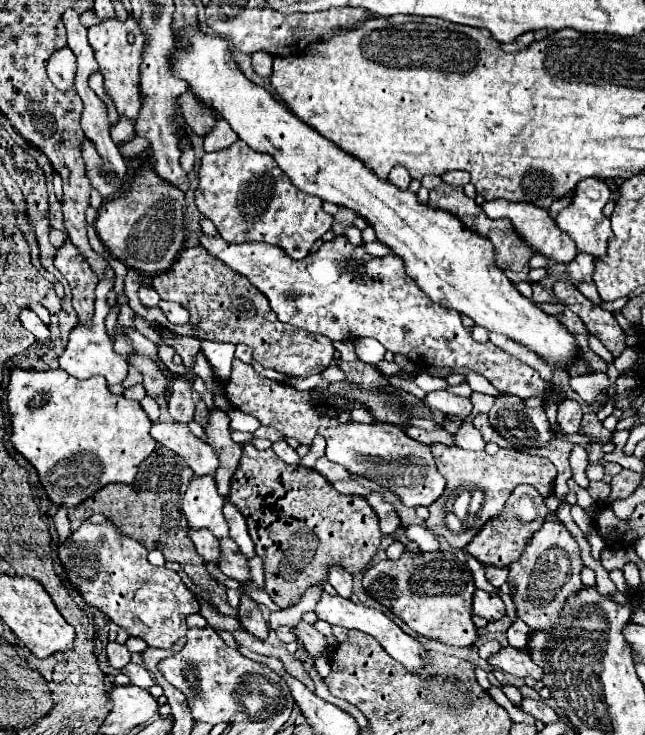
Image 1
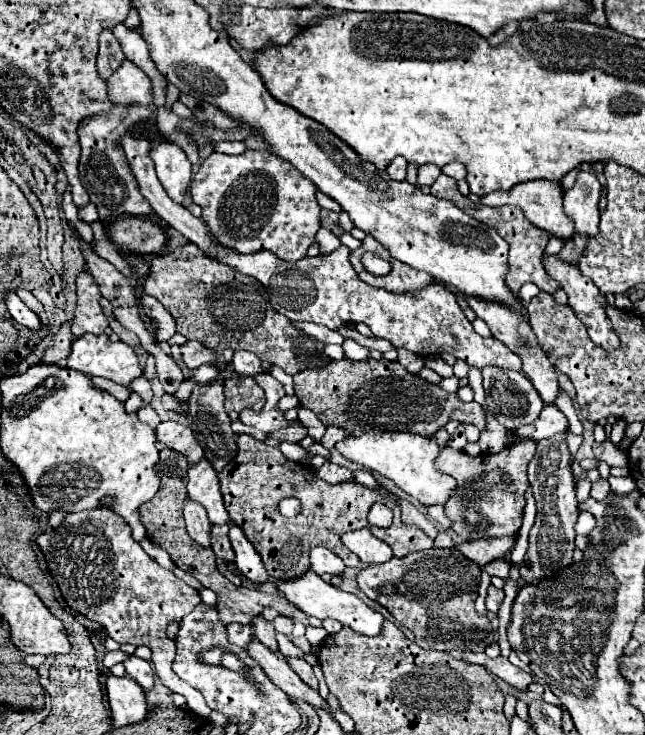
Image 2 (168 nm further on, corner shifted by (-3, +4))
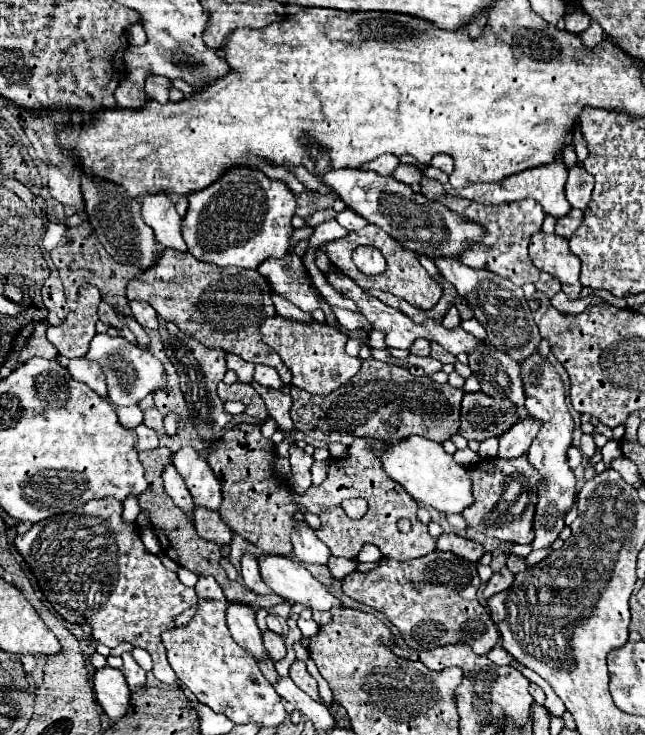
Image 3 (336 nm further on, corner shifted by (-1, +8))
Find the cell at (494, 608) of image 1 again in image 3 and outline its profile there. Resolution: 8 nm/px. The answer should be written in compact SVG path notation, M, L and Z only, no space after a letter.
M505 567L505 569L501 569L501 571L497 571L497 573L493 573L493 577L487 581L487 587L485 587L485 597L491 597L493 593L501 593L501 591L505 591L511 583L513 583L513 573L509 571L509 567Z

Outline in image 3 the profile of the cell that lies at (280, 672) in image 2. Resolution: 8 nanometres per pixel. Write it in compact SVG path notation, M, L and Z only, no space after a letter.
M229 603L227 605L227 627L231 631L231 637L253 657L257 659L269 659L263 641L261 631L255 623L255 609L243 603Z

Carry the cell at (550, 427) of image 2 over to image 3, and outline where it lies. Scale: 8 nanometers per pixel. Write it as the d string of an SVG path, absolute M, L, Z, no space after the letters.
M525 417L517 425L513 425L513 429L509 429L503 437L499 437L497 457L499 459L513 459L513 457L525 455L531 441L535 439L539 427L541 427L541 423L533 421L531 417Z

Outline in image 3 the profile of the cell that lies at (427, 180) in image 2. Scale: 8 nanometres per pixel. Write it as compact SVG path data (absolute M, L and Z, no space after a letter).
M399 165L395 171L393 171L393 177L397 181L403 181L403 183L419 183L423 179L423 173L421 169L417 169L415 165Z

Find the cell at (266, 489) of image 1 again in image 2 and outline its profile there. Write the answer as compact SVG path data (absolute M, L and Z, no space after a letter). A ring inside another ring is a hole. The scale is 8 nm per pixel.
M239 435L237 447L237 457L219 473L221 493L229 511L229 521L237 523L245 531L247 539L261 555L269 579L283 577L285 581L287 577L301 577L307 573L311 569L309 551L317 545L335 551L347 567L357 567L361 561L355 553L345 549L341 535L363 527L369 527L371 533L377 533L381 541L387 541L395 557L405 557L411 551L425 551L433 547L433 539L427 537L419 527L405 525L401 521L401 511L389 497L379 495L355 481L331 485L319 479L313 467L289 461L281 455L279 447L267 447L263 441L255 441L251 435ZM285 497L299 499L301 511L297 517L289 519L281 515L279 503ZM375 503L383 503L393 511L391 527L383 529L369 525L367 515Z

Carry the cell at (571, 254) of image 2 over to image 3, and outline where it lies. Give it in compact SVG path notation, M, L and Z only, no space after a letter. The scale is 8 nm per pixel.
M571 209L565 217L557 219L557 225L555 225L555 233L561 235L561 237L571 237L573 231L581 225L581 219L583 219L583 213L577 211L577 209Z

